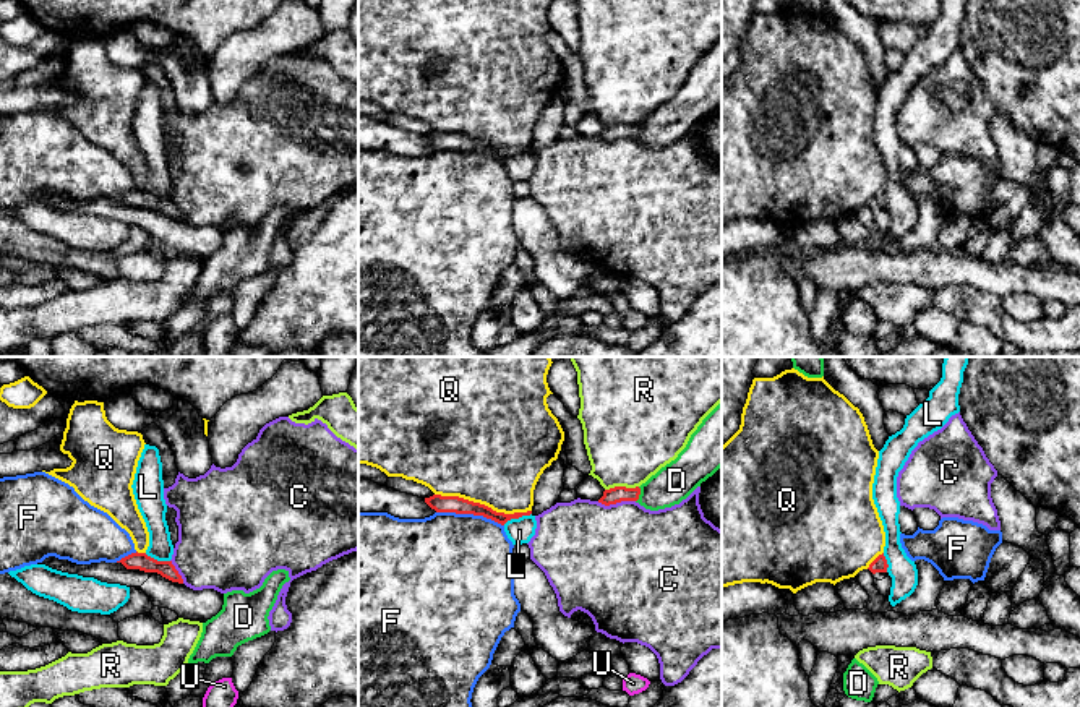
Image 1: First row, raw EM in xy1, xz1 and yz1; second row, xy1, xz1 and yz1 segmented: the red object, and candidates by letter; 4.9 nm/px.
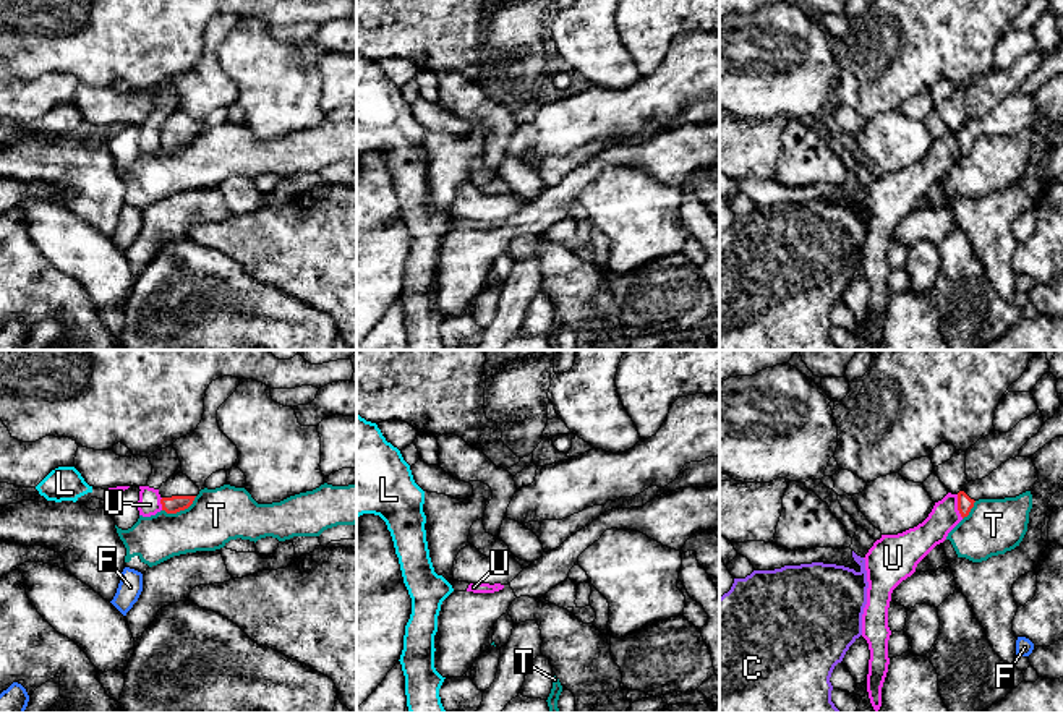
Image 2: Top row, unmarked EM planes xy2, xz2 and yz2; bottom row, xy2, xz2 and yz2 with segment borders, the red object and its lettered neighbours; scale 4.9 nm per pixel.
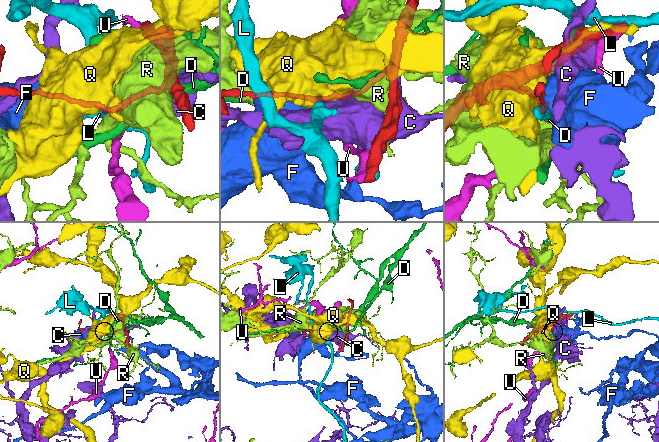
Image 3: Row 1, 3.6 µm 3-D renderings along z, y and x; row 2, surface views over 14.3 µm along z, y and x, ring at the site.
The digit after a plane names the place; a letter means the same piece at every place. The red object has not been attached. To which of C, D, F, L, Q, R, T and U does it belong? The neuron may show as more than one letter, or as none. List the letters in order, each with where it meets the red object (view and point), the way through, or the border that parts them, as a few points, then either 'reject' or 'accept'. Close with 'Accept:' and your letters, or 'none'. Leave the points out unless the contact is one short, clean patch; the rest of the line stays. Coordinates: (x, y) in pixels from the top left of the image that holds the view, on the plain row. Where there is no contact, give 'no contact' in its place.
C: contact xz1 (615, 140); reject
D: contact xz1 (639, 130); reject
F: contact xz1 (471, 149); reject
L: contact xz1 (516, 154); border xz1 (531, 149), (511, 154), (503, 161); reject
Q: contact xz1 (484, 141); reject
R: contact xz1 (621, 124); reject
T: contact xy2 (180, 146); border xy2 (196, 133), (183, 146), (175, 149), (162, 148); reject
U: contact yz2 (958, 143); border yz2 (956, 132), (956, 146), (963, 154); reject
Accept: none

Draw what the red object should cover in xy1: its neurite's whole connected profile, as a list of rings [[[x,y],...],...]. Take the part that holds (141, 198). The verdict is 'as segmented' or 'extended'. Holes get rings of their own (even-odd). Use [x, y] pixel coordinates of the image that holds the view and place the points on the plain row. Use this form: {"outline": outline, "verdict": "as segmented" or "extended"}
{"outline": [[[136,188],[136,190],[131,190],[131,191],[122,195],[117,199],[122,199],[126,206],[139,206],[144,209],[157,209],[172,219],[183,221],[183,216],[178,211],[178,208],[175,206],[175,203],[172,201],[172,198],[157,198],[157,196],[148,193],[146,190]]], "verdict": "as segmented"}

